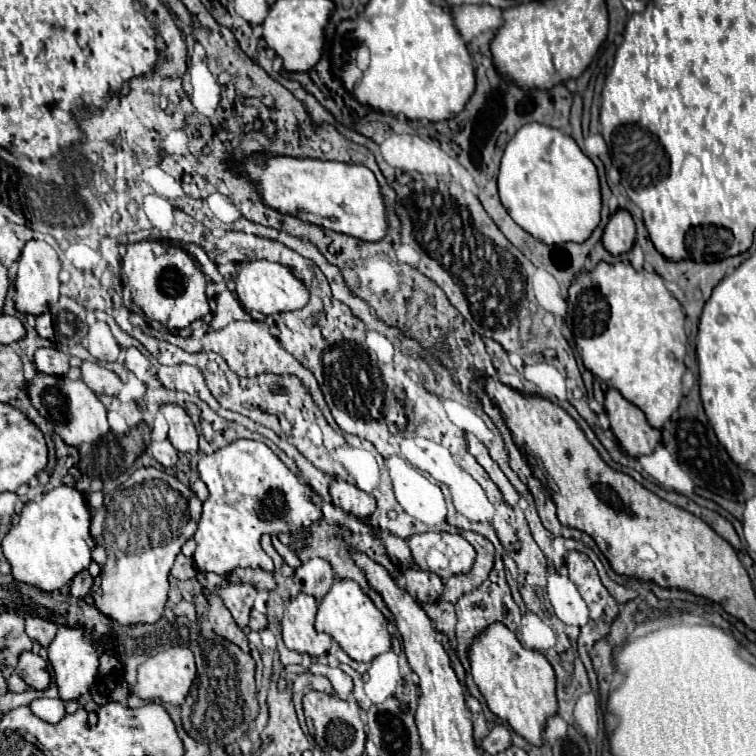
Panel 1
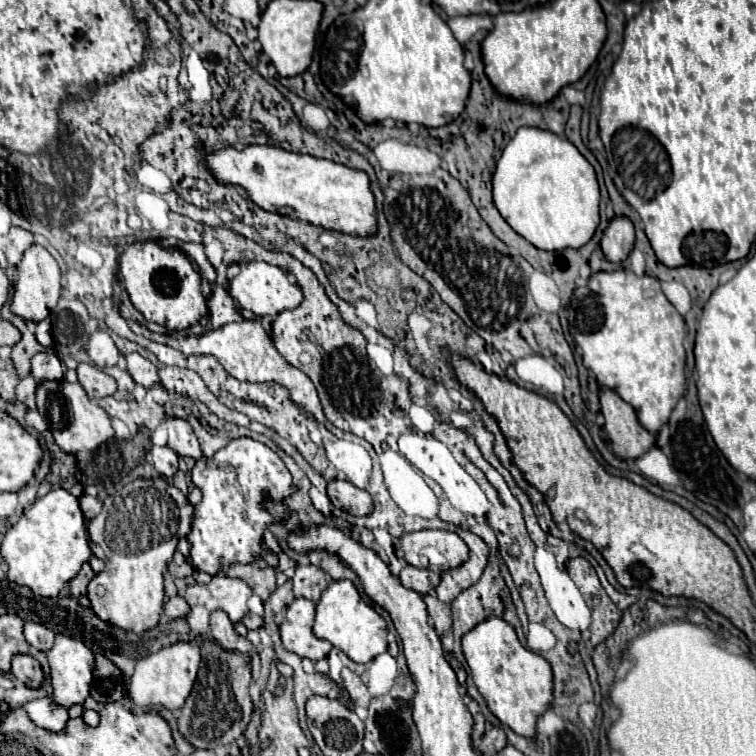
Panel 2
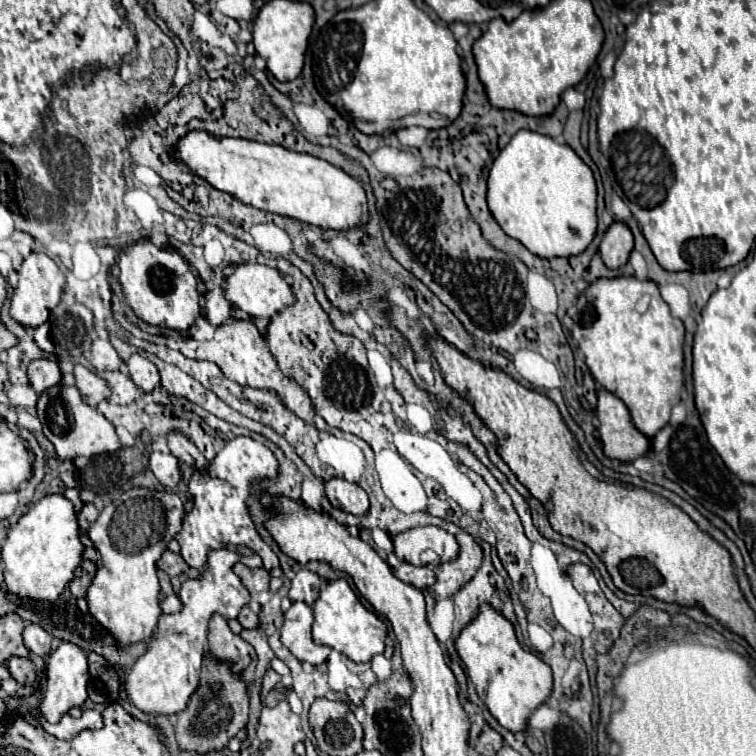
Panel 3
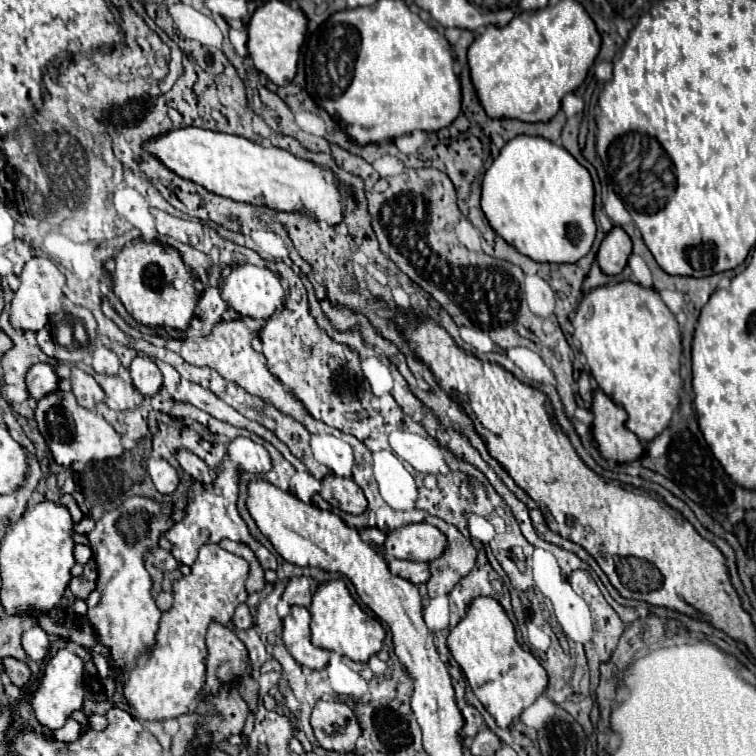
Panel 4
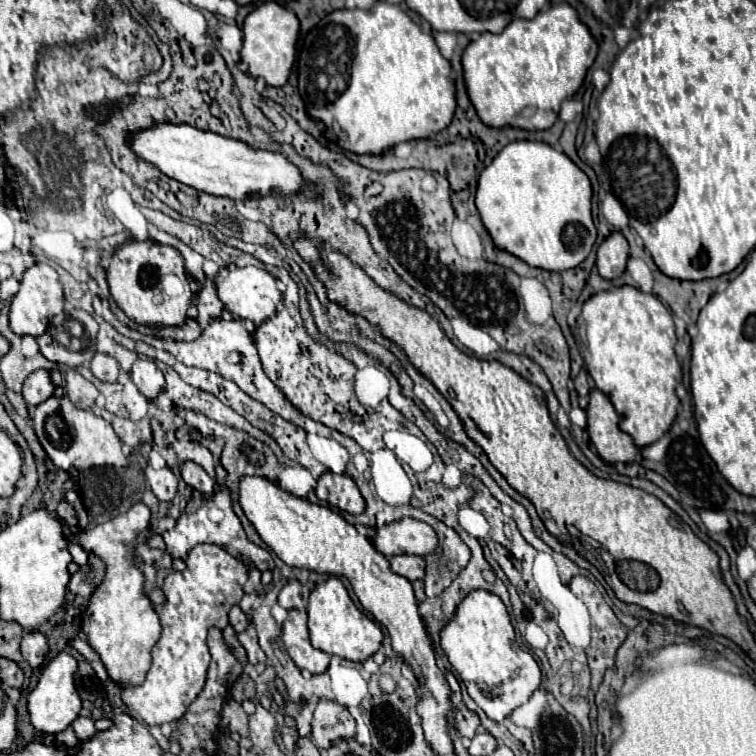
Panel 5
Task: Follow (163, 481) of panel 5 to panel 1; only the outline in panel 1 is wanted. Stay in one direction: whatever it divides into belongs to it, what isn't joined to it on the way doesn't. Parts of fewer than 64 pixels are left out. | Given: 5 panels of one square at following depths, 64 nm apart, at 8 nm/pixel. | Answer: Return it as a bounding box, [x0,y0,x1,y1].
[148,438,178,468]

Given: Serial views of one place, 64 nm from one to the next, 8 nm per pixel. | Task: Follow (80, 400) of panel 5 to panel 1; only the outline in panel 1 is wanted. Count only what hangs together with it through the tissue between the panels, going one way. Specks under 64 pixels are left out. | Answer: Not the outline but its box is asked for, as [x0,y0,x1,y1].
[82,362,122,396]

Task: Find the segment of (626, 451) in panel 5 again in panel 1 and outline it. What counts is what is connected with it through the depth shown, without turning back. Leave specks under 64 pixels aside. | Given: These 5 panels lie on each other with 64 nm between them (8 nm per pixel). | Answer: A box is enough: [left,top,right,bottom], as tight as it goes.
[604,390,662,458]

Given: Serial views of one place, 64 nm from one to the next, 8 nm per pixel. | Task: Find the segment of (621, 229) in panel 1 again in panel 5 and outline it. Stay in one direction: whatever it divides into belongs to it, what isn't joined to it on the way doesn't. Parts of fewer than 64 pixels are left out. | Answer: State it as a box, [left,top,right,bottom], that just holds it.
[596,232,628,280]

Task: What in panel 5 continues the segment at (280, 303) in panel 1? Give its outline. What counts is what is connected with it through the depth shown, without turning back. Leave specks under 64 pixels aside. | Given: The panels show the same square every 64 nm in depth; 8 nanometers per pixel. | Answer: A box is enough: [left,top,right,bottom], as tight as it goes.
[218,266,282,324]

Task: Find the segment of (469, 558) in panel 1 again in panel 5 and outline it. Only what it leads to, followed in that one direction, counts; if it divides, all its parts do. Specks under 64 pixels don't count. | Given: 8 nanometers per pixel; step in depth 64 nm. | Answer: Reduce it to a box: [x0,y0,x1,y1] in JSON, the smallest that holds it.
[372,518,438,558]

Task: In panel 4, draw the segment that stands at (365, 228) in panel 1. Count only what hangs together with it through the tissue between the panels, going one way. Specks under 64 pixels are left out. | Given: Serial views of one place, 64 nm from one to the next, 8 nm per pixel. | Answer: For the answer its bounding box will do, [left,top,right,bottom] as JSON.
[144,126,344,226]

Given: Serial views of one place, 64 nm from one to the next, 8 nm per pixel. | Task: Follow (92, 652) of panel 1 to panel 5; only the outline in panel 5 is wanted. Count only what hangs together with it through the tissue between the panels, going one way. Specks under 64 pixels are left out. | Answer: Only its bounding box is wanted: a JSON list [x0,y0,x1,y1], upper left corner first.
[28,652,82,734]

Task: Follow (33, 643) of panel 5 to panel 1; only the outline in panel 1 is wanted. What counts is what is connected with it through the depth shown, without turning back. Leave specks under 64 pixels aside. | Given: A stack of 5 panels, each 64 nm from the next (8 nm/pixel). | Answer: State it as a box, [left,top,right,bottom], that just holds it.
[26,616,58,648]

